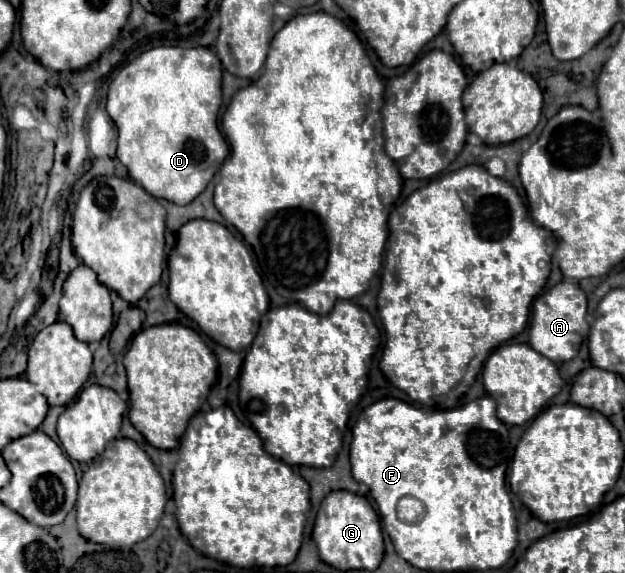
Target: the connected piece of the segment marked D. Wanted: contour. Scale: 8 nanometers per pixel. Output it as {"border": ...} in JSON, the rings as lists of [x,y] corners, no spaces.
{"border":[[[158,46],[142,52],[126,64],[108,86],[106,112],[118,128],[118,160],[128,168],[130,178],[150,196],[174,204],[190,204],[214,178],[228,156],[228,144],[218,130],[218,112],[222,106],[222,66],[220,58],[204,46],[178,48]]]}

